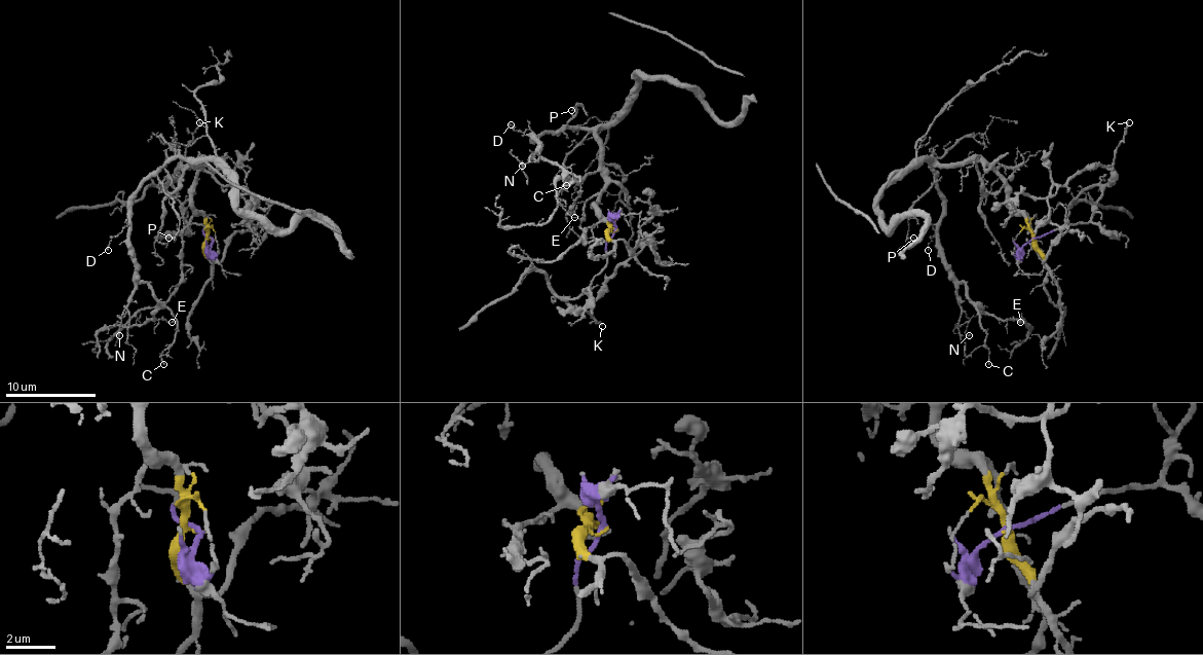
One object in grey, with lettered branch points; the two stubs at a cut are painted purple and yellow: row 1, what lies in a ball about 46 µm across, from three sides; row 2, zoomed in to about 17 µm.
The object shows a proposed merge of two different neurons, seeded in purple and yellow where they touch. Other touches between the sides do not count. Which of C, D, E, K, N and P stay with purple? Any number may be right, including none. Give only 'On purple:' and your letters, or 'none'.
On purple: K

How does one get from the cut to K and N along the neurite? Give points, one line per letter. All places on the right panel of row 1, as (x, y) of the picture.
K: (1032, 238), (1084, 224), (1091, 217), (1093, 204), (1111, 177), (1114, 152), (1129, 122)
N: (1032, 240), (1029, 224), (1008, 202), (1008, 186), (985, 164), (931, 158), (942, 202), (937, 254), (969, 335)

